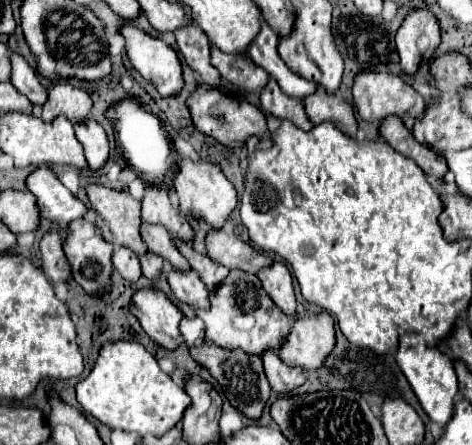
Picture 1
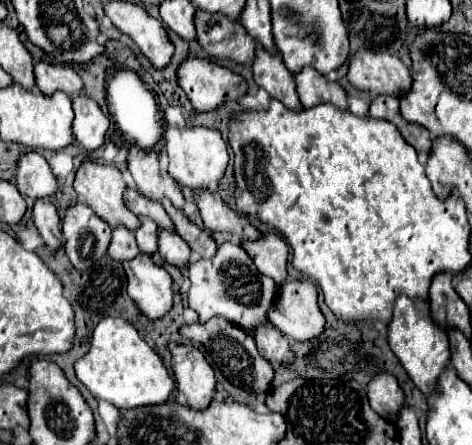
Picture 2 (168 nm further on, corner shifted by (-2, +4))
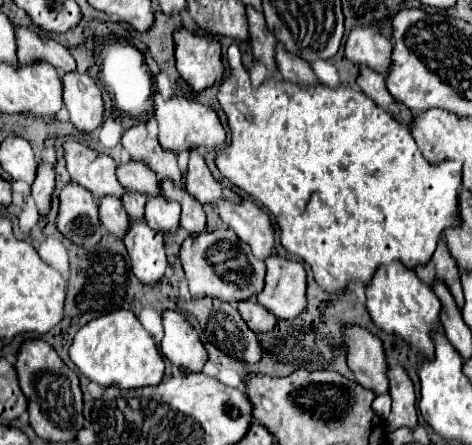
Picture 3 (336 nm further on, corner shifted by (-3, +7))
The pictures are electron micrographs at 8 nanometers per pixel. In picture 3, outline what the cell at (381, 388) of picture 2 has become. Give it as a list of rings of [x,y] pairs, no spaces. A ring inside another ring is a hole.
[[[347,328],[345,342],[349,346],[347,360],[353,370],[357,382],[375,394],[389,392],[389,362],[383,352],[383,344],[377,336],[367,332],[365,328]]]

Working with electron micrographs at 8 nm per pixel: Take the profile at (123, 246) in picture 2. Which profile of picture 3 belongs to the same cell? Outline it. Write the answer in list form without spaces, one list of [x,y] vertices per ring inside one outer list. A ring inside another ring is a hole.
[[[105,196],[99,200],[99,218],[105,230],[111,236],[117,236],[117,240],[123,240],[129,232],[129,216],[123,210],[123,204],[115,196]]]

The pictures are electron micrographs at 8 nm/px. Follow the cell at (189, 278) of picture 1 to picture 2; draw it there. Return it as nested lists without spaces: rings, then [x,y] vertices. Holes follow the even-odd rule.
[[[172,229],[158,231],[158,253],[176,267],[186,267],[186,263],[190,261],[188,243]]]

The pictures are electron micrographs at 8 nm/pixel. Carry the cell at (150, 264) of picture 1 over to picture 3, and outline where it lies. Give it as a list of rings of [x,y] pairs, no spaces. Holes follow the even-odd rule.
[[[125,192],[121,200],[123,200],[125,212],[129,214],[129,218],[131,218],[131,220],[143,220],[143,218],[145,218],[145,200],[147,200],[145,196]]]

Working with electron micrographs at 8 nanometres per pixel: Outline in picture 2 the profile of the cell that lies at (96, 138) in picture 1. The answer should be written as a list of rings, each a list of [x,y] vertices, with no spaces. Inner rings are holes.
[[[74,95],[72,107],[76,113],[72,121],[74,139],[88,151],[98,149],[104,143],[104,135],[110,125],[108,117],[102,113],[98,103],[86,95]]]

